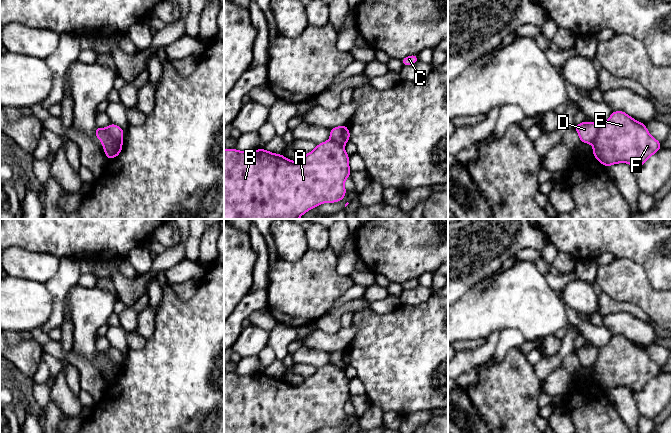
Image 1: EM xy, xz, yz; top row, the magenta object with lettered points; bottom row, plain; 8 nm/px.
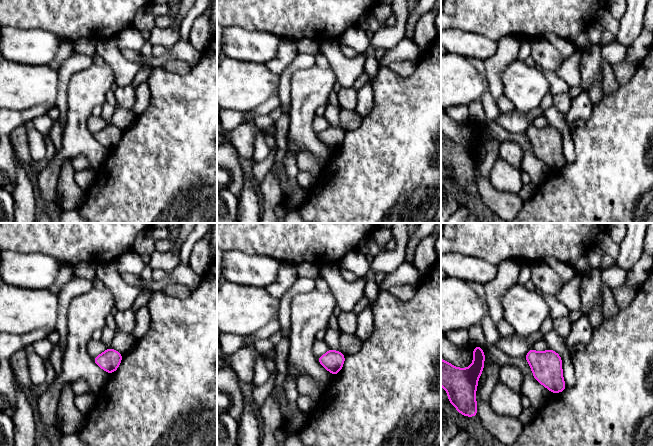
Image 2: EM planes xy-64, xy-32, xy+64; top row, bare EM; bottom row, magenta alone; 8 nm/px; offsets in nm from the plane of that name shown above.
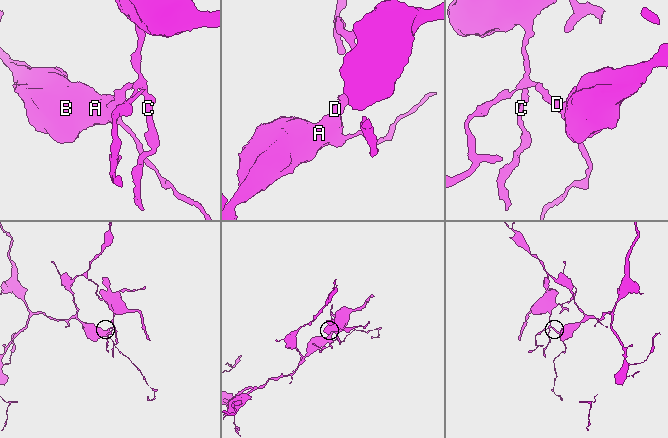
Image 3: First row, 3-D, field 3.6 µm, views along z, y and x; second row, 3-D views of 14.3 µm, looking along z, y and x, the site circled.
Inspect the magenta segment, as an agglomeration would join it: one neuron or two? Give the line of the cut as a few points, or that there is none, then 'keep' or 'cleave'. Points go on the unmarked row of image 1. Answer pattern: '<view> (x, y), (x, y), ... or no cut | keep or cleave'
xy (105, 352), (114, 363), (121, 366) | cleave

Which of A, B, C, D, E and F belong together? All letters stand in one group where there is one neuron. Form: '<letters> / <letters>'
A B E F / C D

